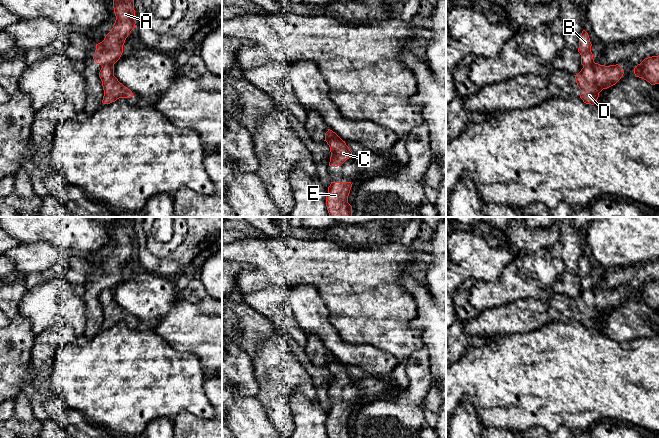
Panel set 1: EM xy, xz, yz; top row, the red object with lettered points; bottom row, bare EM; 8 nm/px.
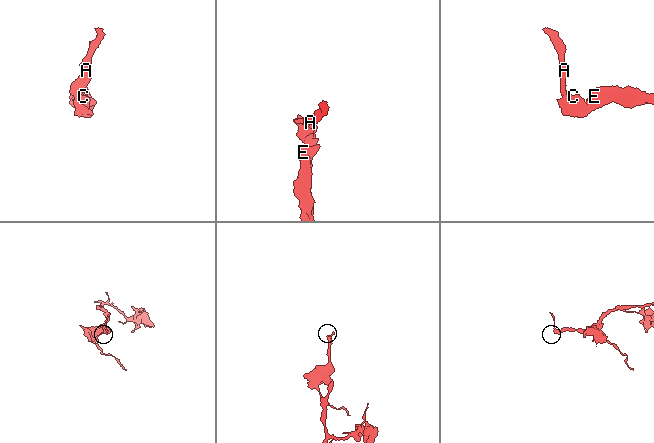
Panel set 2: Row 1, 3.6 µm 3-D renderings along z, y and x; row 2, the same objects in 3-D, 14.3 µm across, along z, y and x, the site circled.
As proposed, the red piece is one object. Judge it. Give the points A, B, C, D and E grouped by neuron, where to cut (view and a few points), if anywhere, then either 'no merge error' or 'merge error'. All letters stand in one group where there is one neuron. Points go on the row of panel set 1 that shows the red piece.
A B / C D E | xy (113, 64), (105, 64), (102, 67) | merge error

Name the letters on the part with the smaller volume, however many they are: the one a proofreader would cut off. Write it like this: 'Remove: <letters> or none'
Remove: A, B

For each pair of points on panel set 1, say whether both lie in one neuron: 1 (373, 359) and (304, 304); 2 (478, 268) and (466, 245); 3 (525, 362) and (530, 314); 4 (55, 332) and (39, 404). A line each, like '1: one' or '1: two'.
1: one
2: one
3: two
4: one

